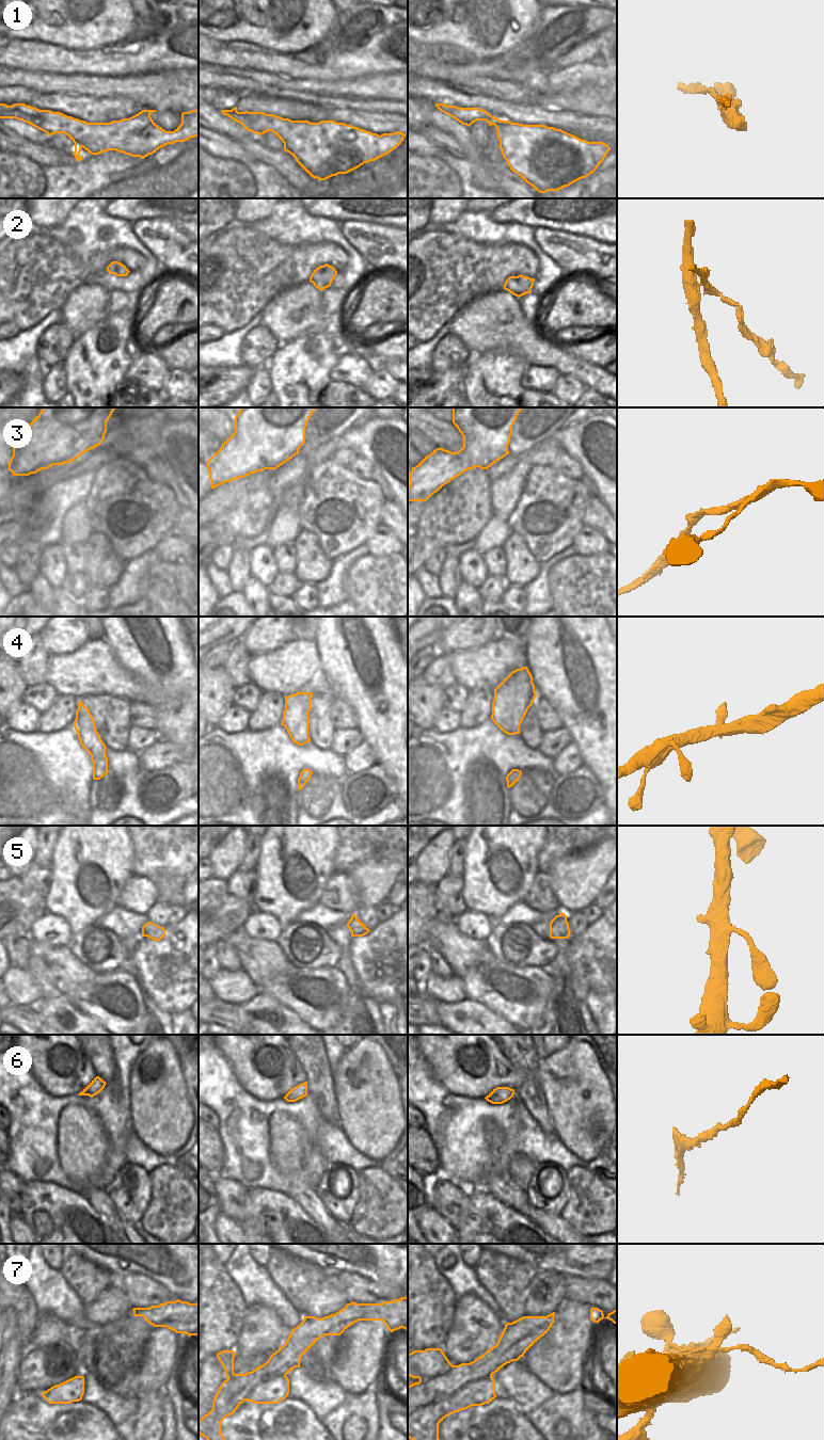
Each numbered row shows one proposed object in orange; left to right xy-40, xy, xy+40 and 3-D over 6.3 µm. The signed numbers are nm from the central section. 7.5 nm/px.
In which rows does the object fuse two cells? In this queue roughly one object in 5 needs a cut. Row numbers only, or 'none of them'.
7

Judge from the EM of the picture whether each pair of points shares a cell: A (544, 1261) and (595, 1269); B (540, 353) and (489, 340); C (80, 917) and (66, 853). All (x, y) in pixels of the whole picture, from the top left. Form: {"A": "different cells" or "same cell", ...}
{"A": "same cell", "B": "same cell", "C": "same cell"}

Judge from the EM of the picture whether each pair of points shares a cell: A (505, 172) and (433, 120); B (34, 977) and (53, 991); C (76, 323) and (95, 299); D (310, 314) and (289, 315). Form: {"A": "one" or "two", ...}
{"A": "two", "B": "one", "C": "one", "D": "one"}

